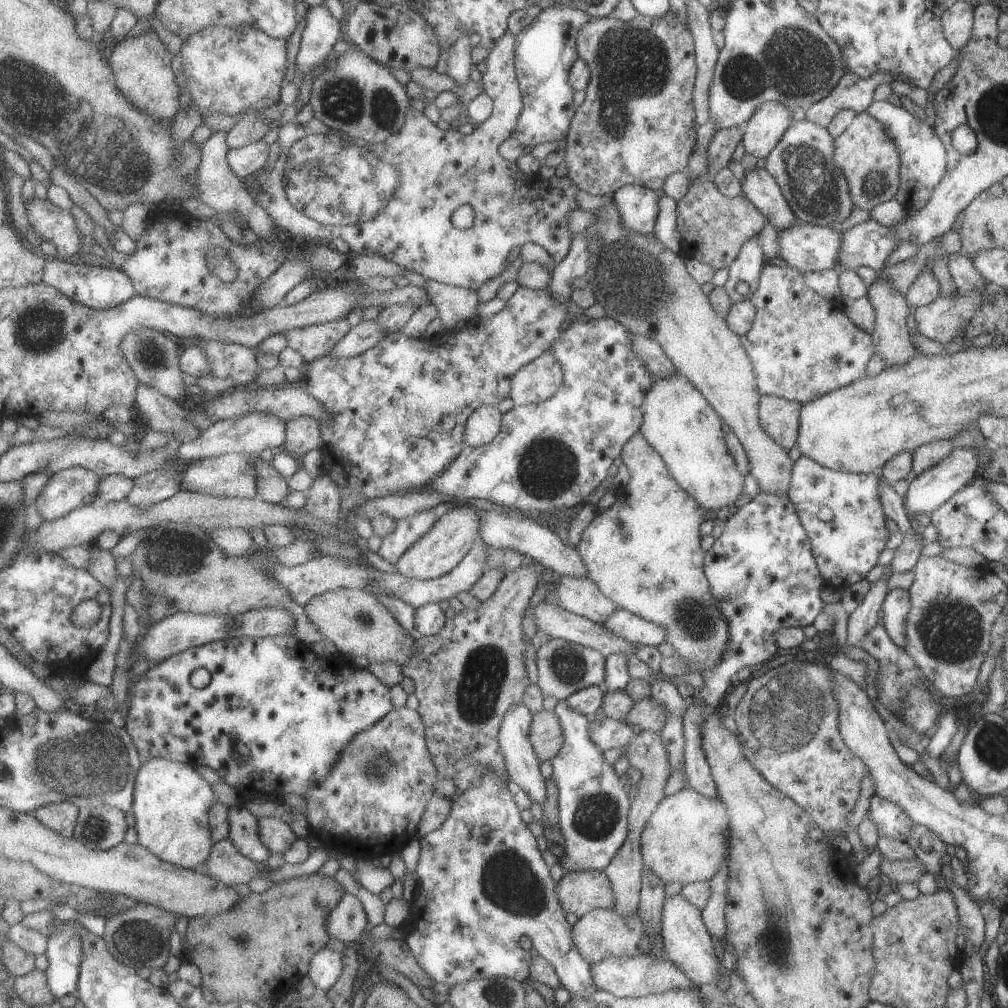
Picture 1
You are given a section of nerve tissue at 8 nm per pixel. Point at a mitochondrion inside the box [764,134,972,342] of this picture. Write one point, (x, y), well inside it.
(817, 191)

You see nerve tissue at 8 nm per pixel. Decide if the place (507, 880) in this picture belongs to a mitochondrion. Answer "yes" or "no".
yes

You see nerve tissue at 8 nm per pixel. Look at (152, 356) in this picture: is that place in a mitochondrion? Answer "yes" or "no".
yes

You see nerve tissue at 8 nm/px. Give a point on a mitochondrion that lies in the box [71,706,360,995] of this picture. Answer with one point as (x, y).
(137, 941)

